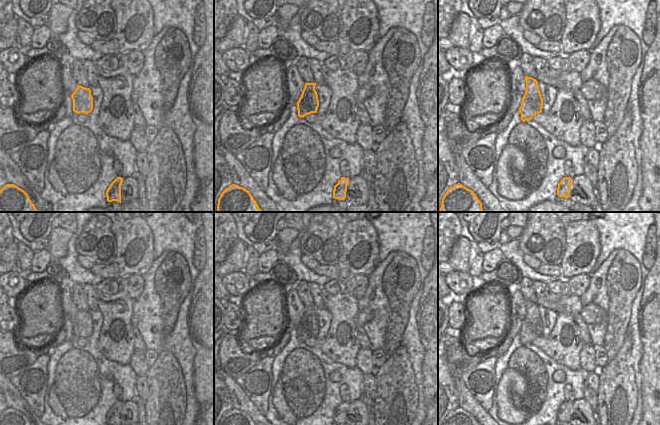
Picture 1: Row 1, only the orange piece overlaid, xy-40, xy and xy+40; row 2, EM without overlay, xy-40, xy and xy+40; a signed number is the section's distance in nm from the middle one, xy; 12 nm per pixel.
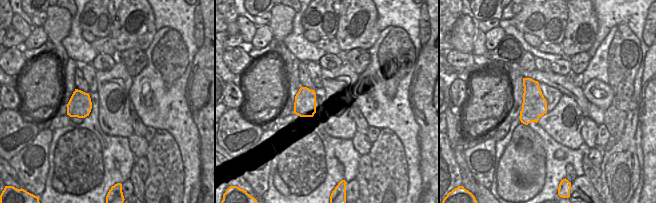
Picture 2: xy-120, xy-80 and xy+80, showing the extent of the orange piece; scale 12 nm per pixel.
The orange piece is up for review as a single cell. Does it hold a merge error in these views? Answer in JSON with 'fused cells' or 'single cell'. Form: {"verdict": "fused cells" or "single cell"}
{"verdict": "fused cells"}

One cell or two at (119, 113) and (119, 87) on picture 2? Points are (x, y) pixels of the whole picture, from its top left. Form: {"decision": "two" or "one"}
{"decision": "one"}

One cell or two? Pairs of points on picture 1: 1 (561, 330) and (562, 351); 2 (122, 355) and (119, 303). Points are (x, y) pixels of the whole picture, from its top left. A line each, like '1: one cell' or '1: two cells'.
1: one cell
2: one cell

